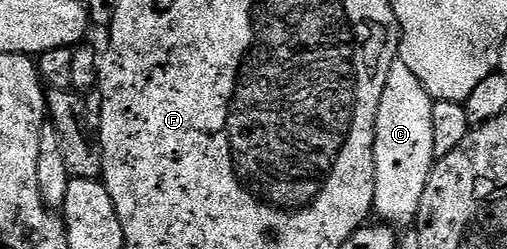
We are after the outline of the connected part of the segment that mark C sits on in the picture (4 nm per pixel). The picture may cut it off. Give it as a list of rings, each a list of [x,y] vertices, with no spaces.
[[[400,59],[387,74],[379,114],[375,118],[375,202],[373,211],[389,226],[412,225],[417,218],[419,201],[435,163],[435,141],[431,110],[434,99],[419,78]]]

